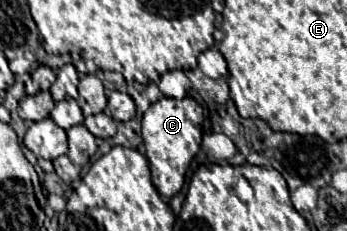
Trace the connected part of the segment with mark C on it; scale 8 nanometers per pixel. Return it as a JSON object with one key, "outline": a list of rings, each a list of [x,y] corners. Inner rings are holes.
{"outline":[[[163,97],[145,111],[143,143],[151,165],[153,185],[161,195],[173,197],[181,191],[185,183],[185,173],[201,145],[201,125],[203,125],[203,107],[191,97],[185,97],[181,101],[173,97]]]}

